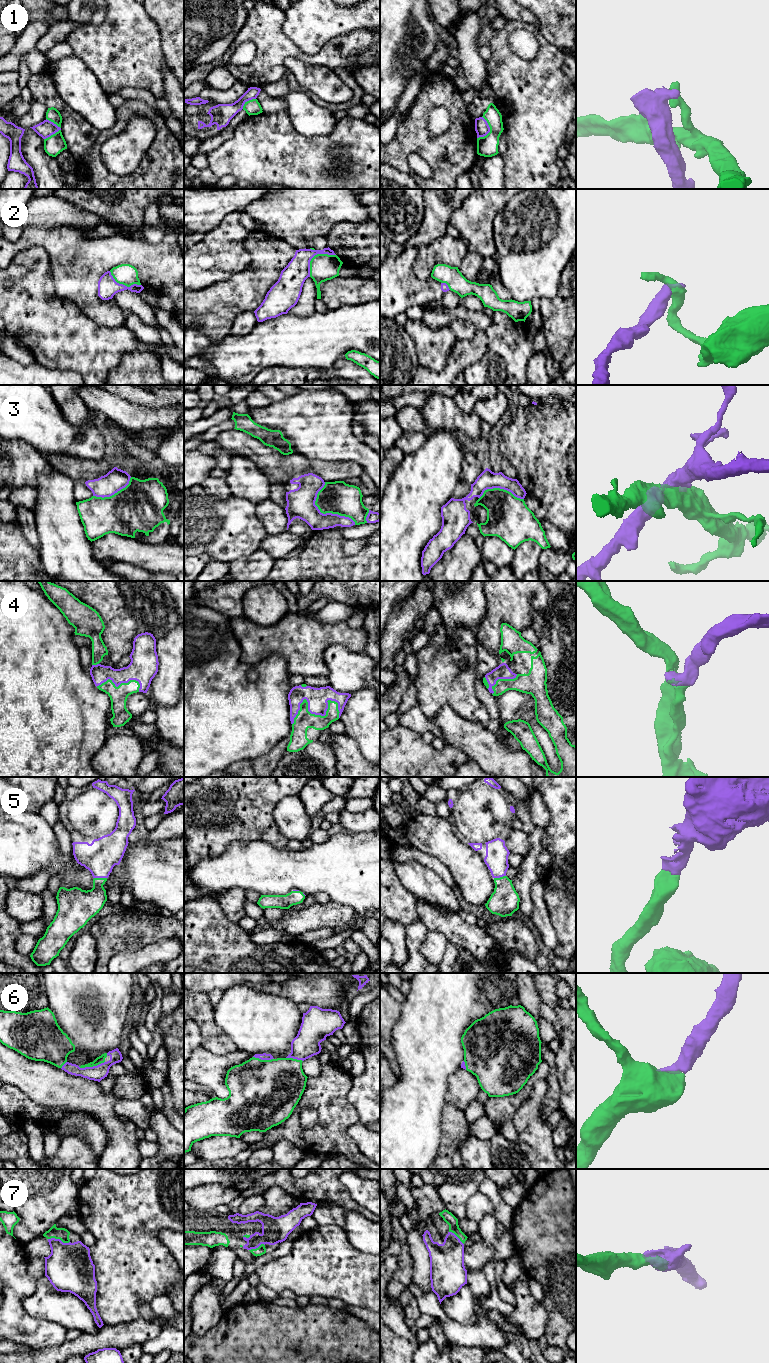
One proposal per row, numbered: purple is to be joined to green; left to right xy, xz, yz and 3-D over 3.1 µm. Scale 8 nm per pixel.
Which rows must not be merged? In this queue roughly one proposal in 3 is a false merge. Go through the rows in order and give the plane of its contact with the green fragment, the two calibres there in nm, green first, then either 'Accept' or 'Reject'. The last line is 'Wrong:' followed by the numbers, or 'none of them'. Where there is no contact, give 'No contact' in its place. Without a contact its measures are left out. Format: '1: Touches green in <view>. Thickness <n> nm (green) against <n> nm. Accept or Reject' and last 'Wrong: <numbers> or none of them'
1: Touches green in xy. Thickness 160 nm (green) against 140 nm. Reject
2: Touches green in xz. Thickness 220 nm (green) against 200 nm. Reject
3: Touches green in xz. Thickness 260 nm (green) against 220 nm. Reject
4: Touches green in xz. Thickness 150 nm (green) against 170 nm. Accept
5: Touches green in xy. Thickness 220 nm (green) against 260 nm. Accept
6: Touches green in xy. Thickness 60 nm (green) against 120 nm. Accept
7: Touches green in xy. Thickness 100 nm (green) against 380 nm. Accept
Wrong: 1, 2, 3

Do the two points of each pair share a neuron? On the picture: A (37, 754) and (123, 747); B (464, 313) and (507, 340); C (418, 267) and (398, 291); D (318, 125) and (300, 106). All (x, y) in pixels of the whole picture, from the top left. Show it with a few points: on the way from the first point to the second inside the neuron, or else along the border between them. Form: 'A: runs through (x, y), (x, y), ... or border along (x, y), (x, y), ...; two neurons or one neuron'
A: border along (108, 736), (94, 754), (92, 766); two neurons
B: border along (491, 322), (485, 328), (477, 329); two neurons
C: border along (419, 248), (413, 271), (419, 278), (426, 280); two neurons
D: runs through (313, 120), (304, 111); one neuron

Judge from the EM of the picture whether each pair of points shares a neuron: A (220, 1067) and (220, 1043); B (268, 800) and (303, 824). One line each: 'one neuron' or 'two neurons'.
A: two neurons
B: two neurons

